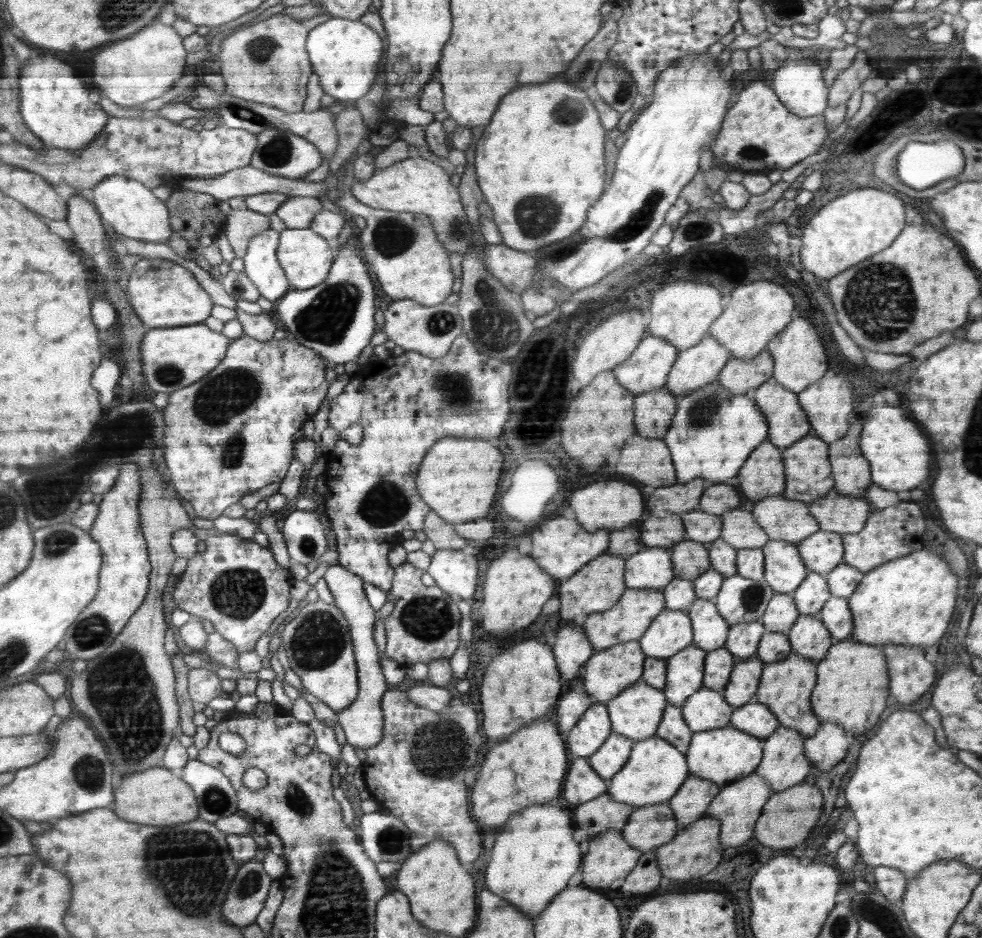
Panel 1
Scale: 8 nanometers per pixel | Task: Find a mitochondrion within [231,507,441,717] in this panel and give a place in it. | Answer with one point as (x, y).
(317, 642)

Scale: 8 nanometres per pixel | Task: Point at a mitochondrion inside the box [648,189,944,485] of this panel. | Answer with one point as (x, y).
(869, 301)

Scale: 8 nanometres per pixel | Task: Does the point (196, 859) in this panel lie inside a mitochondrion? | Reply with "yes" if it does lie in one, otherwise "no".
yes

